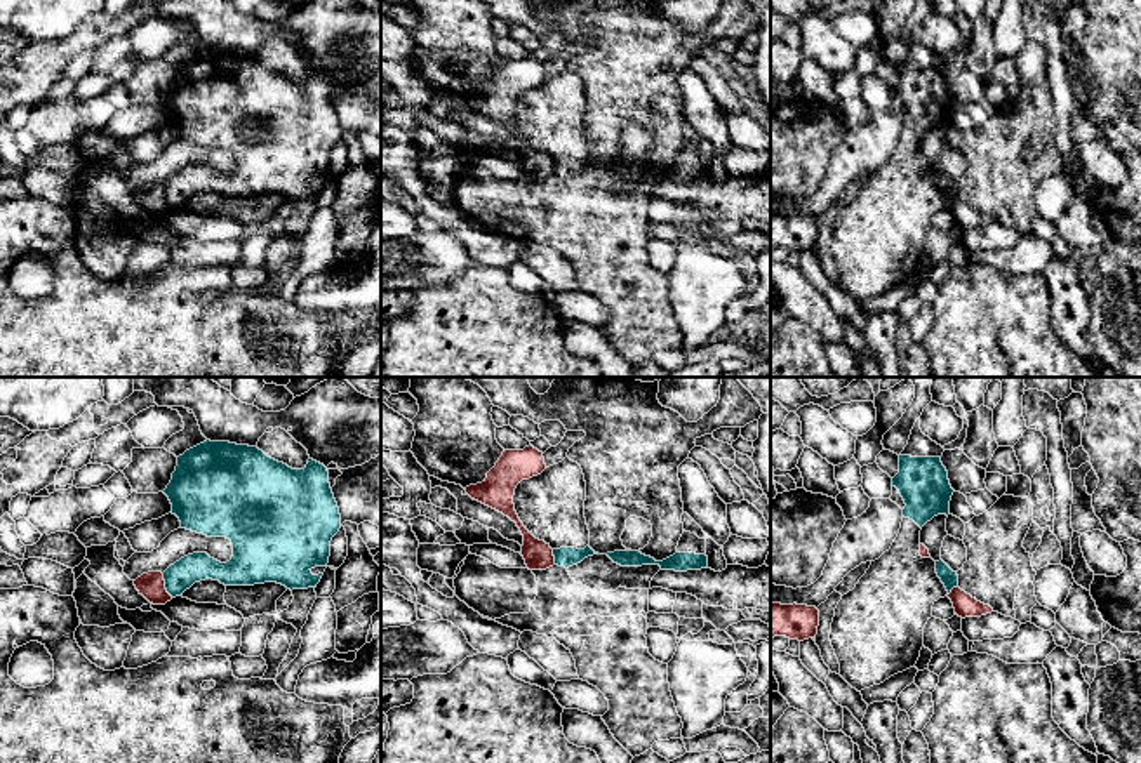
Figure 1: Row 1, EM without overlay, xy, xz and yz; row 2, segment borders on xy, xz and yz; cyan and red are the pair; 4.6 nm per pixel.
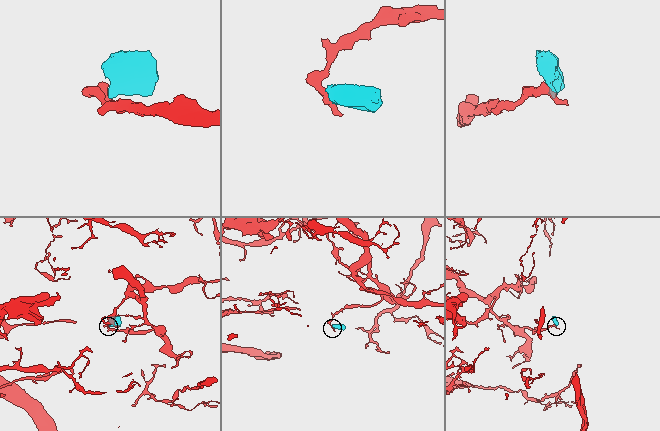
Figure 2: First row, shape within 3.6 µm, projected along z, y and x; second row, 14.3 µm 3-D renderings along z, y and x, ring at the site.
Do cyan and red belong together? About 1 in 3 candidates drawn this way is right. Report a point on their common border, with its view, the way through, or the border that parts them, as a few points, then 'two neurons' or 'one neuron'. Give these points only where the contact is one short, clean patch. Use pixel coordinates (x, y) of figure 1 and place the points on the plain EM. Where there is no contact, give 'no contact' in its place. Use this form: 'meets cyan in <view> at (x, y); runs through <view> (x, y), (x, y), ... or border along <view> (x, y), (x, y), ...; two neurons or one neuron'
meets cyan in xy at (166, 197); border along xy (162, 185), (164, 197), (173, 207); two neurons

